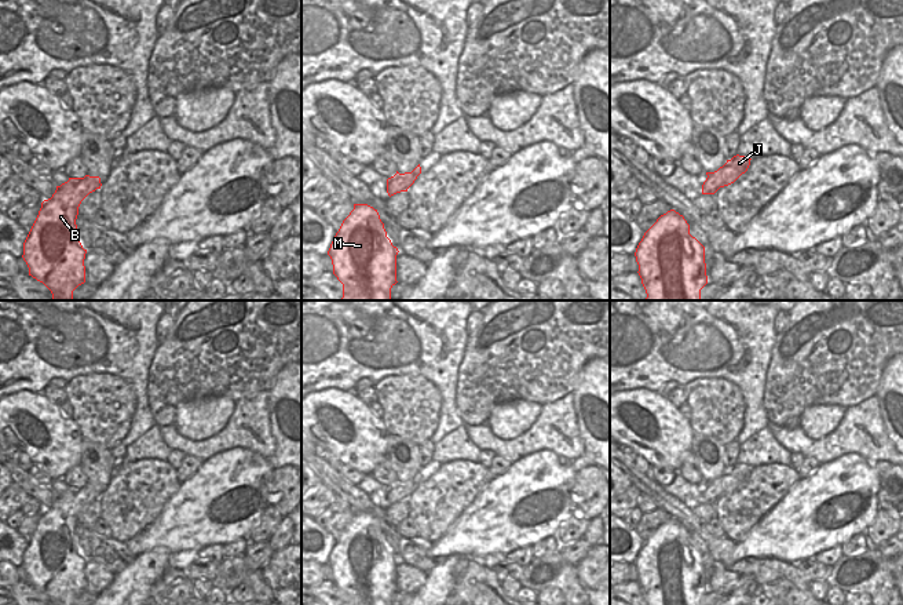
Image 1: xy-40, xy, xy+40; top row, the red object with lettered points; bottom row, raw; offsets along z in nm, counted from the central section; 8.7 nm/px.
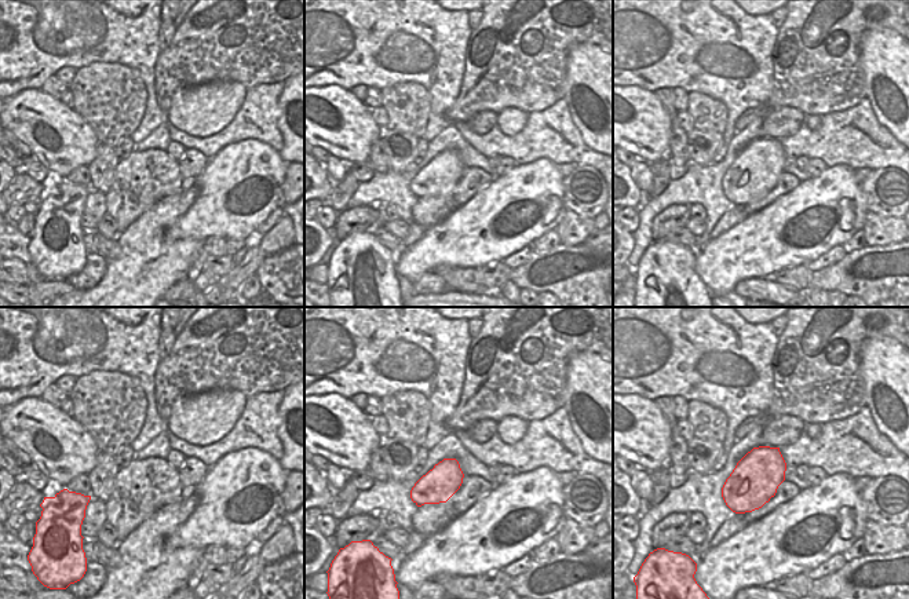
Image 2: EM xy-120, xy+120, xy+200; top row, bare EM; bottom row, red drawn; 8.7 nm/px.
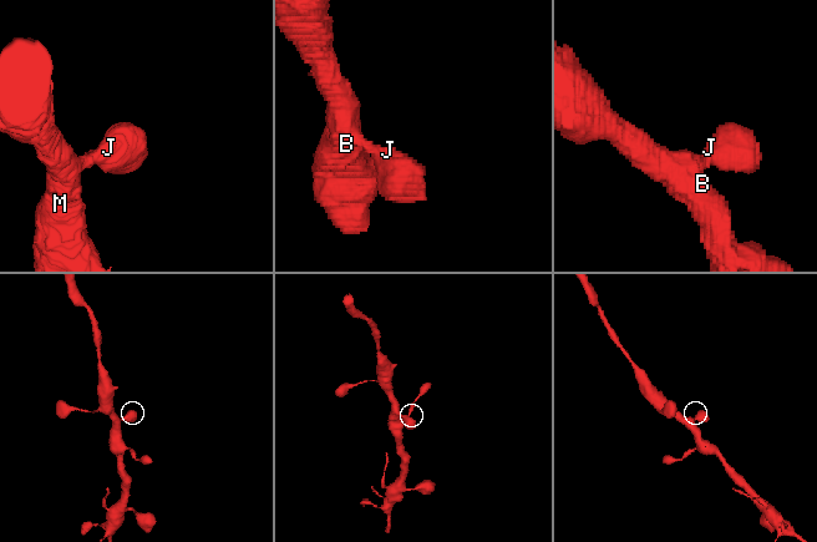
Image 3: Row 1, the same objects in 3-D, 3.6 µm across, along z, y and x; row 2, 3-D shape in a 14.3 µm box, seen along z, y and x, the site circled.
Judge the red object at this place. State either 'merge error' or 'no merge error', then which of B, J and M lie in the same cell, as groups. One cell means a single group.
no merge error | B J M

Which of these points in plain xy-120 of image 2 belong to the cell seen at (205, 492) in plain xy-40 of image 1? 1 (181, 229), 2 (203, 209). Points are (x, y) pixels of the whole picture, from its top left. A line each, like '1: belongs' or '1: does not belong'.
1: belongs
2: belongs

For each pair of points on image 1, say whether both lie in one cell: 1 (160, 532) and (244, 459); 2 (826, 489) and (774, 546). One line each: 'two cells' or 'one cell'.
1: one cell
2: one cell

